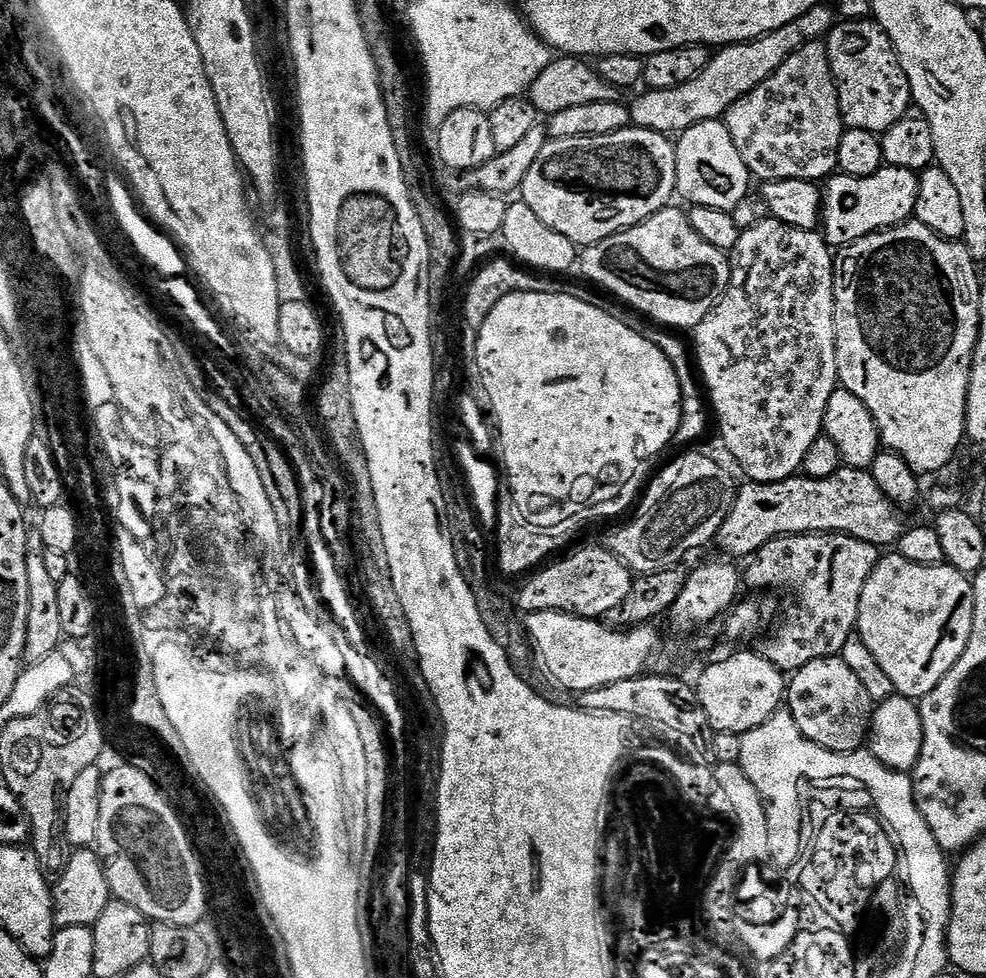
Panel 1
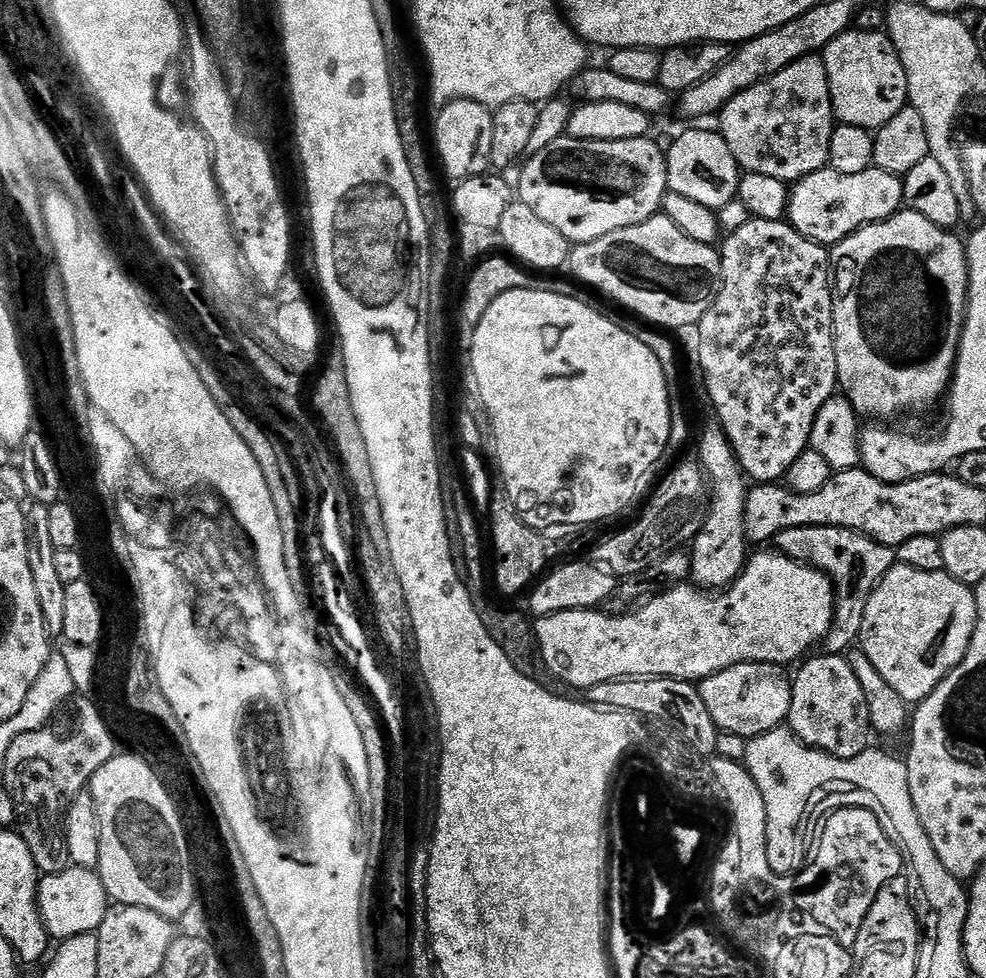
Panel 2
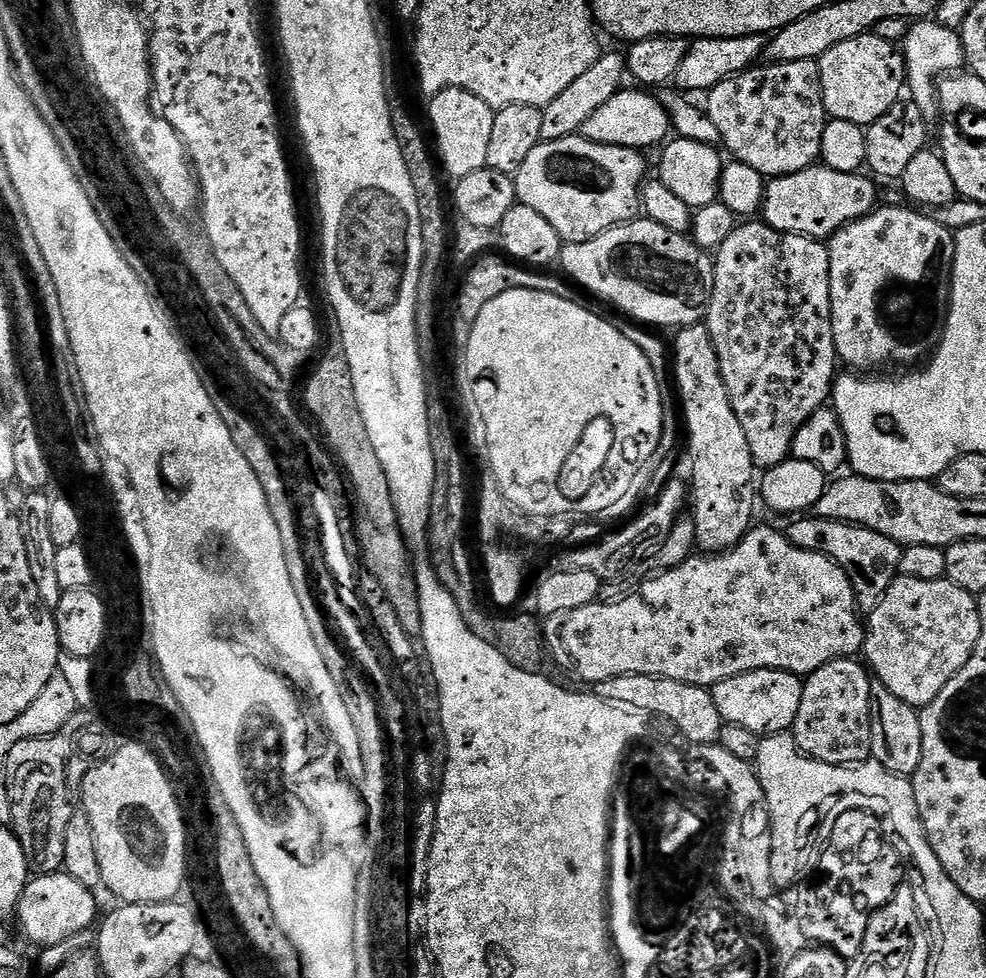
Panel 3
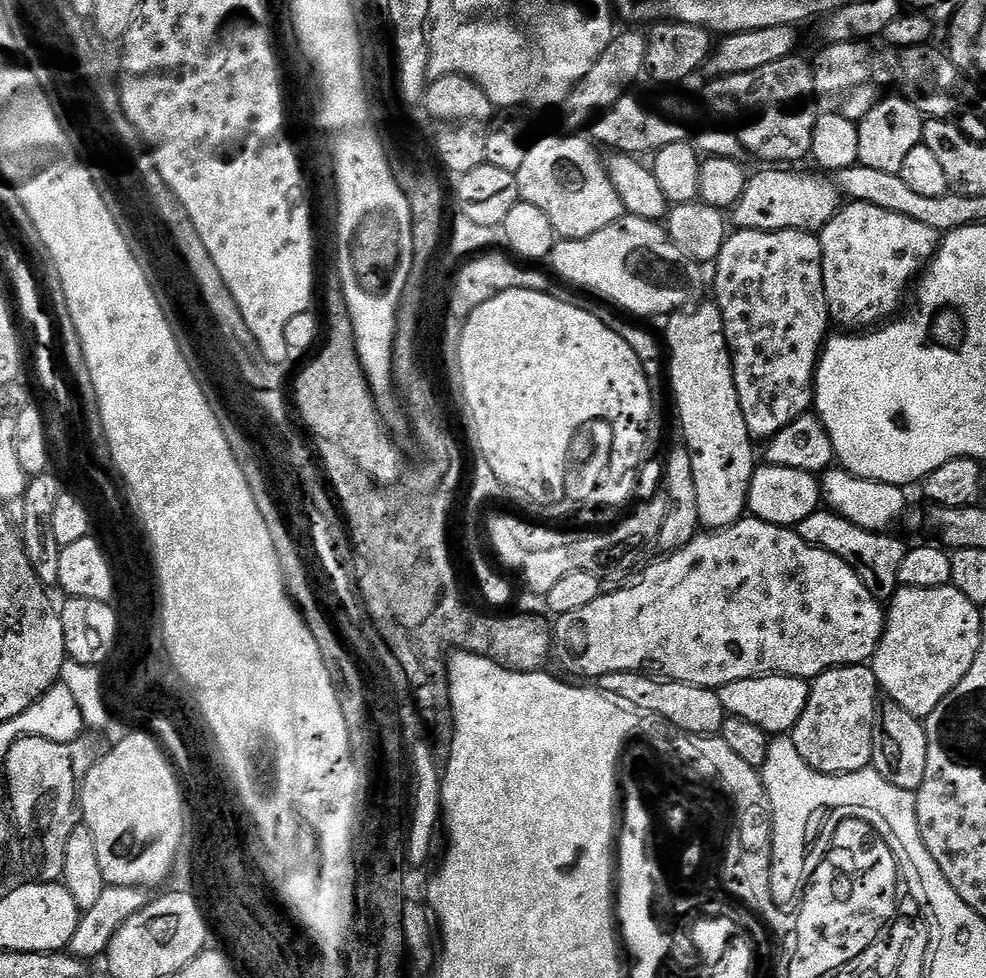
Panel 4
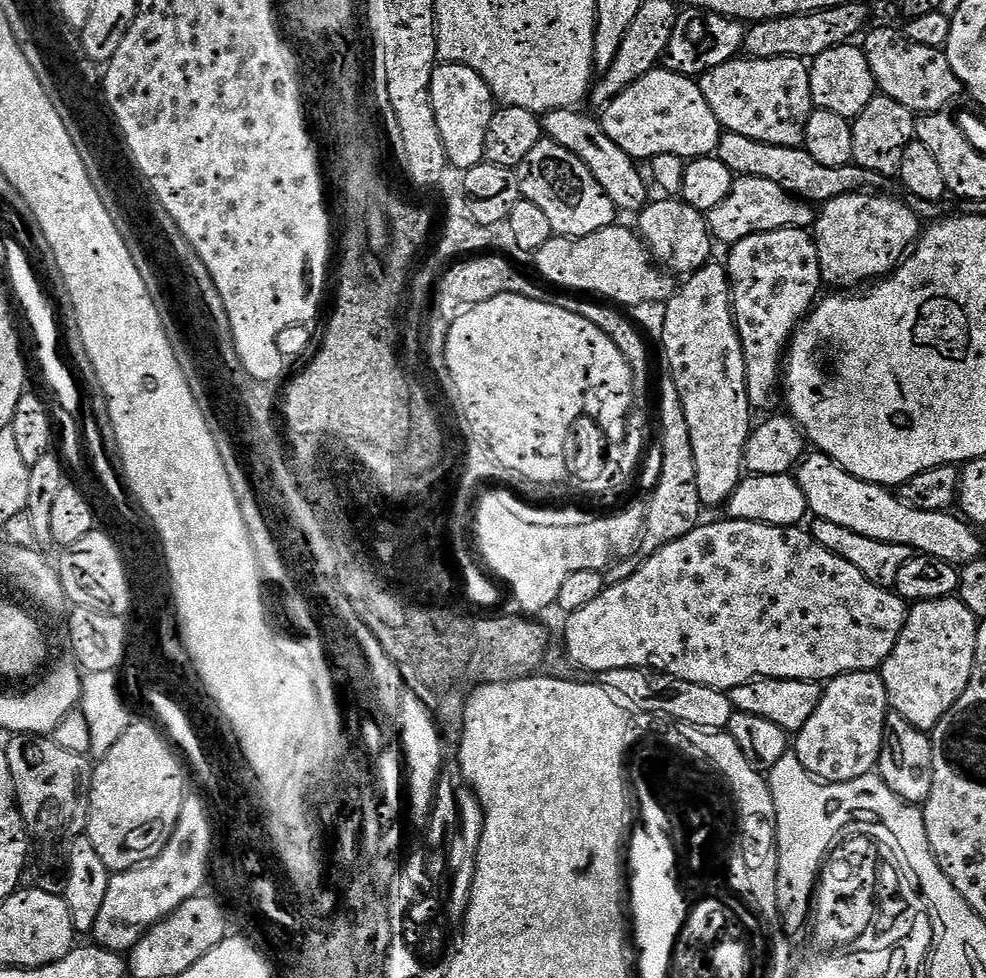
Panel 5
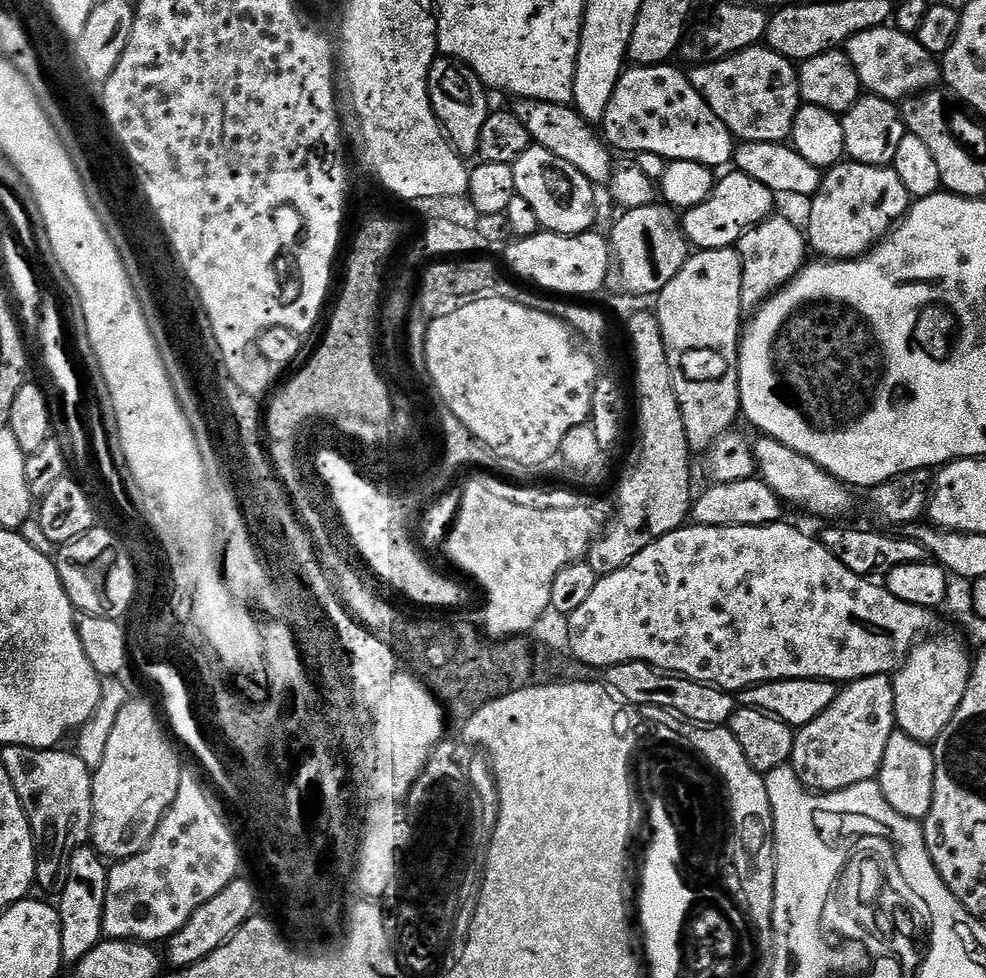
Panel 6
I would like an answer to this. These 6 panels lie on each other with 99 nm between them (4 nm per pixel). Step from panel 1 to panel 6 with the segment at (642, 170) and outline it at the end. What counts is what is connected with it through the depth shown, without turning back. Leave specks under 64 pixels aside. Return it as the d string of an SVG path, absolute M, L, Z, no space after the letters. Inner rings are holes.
M535 146L527 148L512 169L516 195L530 202L543 231L577 236L595 225L592 223L596 220L597 189L588 181L586 174L582 174L582 170L574 170L574 166L558 158L558 154L550 154L550 150Z

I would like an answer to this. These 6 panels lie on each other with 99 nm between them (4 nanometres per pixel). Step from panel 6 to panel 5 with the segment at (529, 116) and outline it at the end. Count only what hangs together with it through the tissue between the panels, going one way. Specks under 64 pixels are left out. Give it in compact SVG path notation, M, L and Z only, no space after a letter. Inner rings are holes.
M563 108L553 112L545 112L542 116L542 132L549 140L553 140L558 146L570 150L582 162L586 162L586 170L594 174L598 186L614 202L614 206L621 213L632 212L639 213L645 204L649 203L650 186L643 182L638 170L636 169L637 161L627 156L610 138L604 133L603 123L599 119L591 120L588 116L583 116L580 110L576 108Z

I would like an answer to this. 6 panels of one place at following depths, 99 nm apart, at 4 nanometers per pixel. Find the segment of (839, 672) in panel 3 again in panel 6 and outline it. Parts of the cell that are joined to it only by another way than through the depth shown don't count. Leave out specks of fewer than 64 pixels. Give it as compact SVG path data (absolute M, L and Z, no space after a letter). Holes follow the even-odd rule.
M867 676L850 680L837 691L834 702L830 702L830 706L826 706L826 710L822 710L814 722L795 733L790 766L805 788L817 794L841 792L850 786L858 786L858 782L879 777L882 754L886 754L886 742L890 742L890 734L895 731L897 726L892 676Z

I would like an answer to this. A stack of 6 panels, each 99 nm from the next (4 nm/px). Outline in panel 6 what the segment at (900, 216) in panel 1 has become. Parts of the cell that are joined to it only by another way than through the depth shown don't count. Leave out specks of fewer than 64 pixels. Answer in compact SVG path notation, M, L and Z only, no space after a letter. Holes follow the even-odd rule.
M735 170L728 171L723 173L725 176L721 175L717 179L706 202L689 208L683 213L684 237L688 239L693 249L705 252L739 245L741 238L751 228L758 226L777 211L777 193L762 186L762 182L750 178L750 174L742 174Z

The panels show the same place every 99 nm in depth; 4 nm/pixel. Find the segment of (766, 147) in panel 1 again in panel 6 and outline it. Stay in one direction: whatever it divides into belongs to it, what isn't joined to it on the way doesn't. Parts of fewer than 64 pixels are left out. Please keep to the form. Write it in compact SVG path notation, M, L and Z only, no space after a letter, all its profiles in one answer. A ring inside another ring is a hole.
M766 46L747 48L713 64L701 64L687 73L698 94L722 118L740 142L783 144L792 135L794 118L802 107L797 65Z

